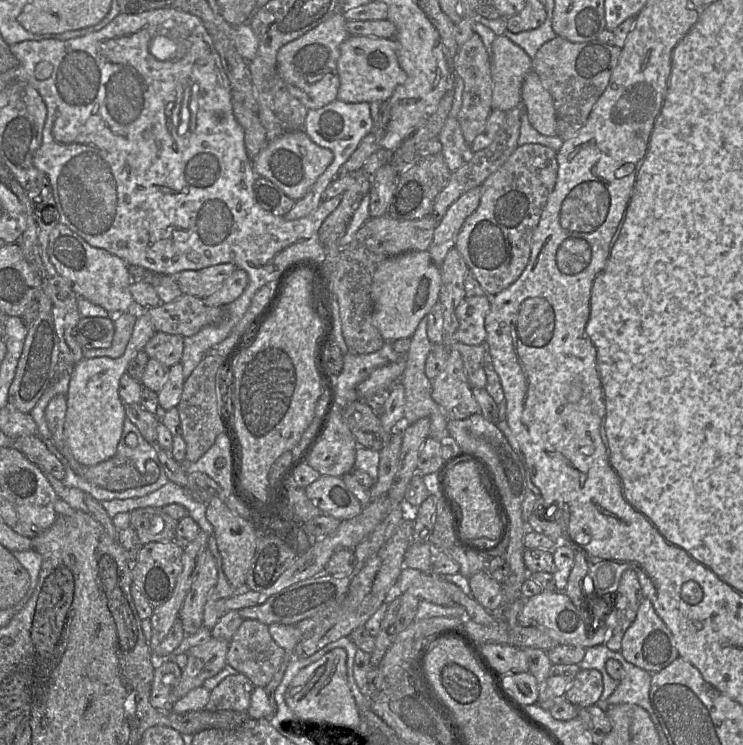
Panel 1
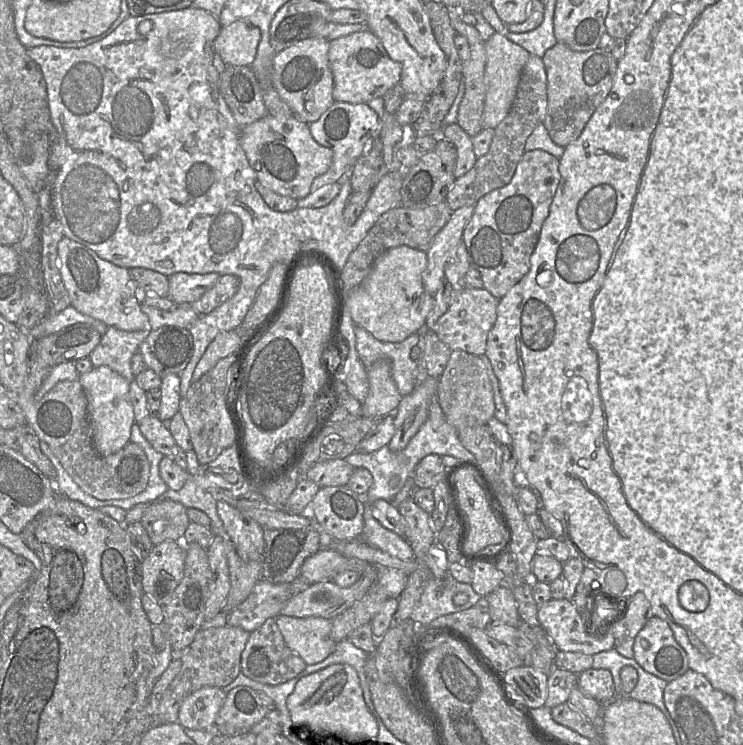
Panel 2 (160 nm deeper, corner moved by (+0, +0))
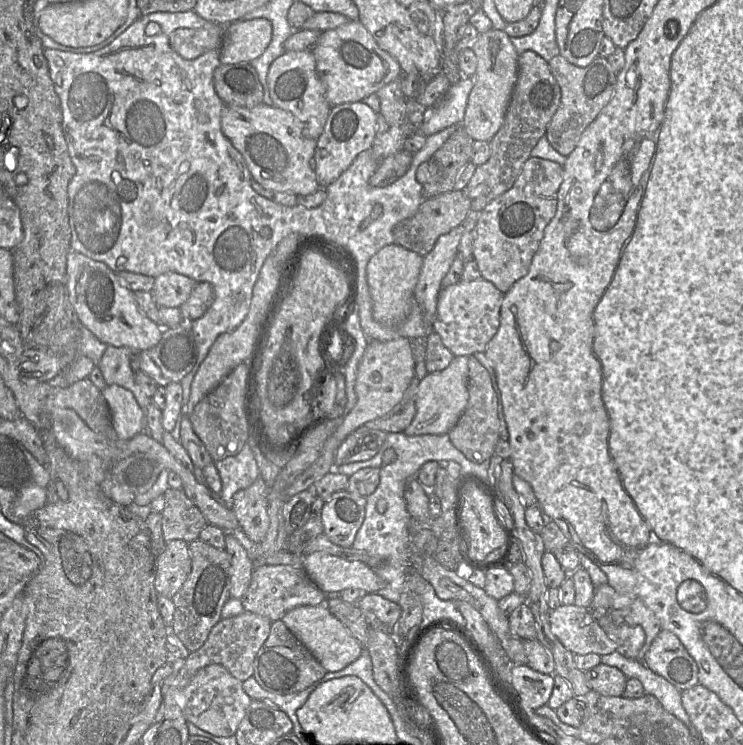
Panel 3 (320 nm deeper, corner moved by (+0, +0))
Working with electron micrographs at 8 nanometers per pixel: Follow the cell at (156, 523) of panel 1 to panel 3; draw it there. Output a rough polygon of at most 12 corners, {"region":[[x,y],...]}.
{"region":[[169,487],[165,542],[198,539],[208,521],[184,490]]}

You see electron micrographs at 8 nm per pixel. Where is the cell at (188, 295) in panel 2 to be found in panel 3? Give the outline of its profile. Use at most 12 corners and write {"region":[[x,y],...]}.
{"region":[[176,272],[155,277],[158,307],[180,307],[196,281]]}

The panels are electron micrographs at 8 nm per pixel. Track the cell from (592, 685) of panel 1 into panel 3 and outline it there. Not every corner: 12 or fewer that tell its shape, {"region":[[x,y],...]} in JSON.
{"region":[[600,663],[585,672],[591,690],[623,695],[627,678],[618,668]]}

